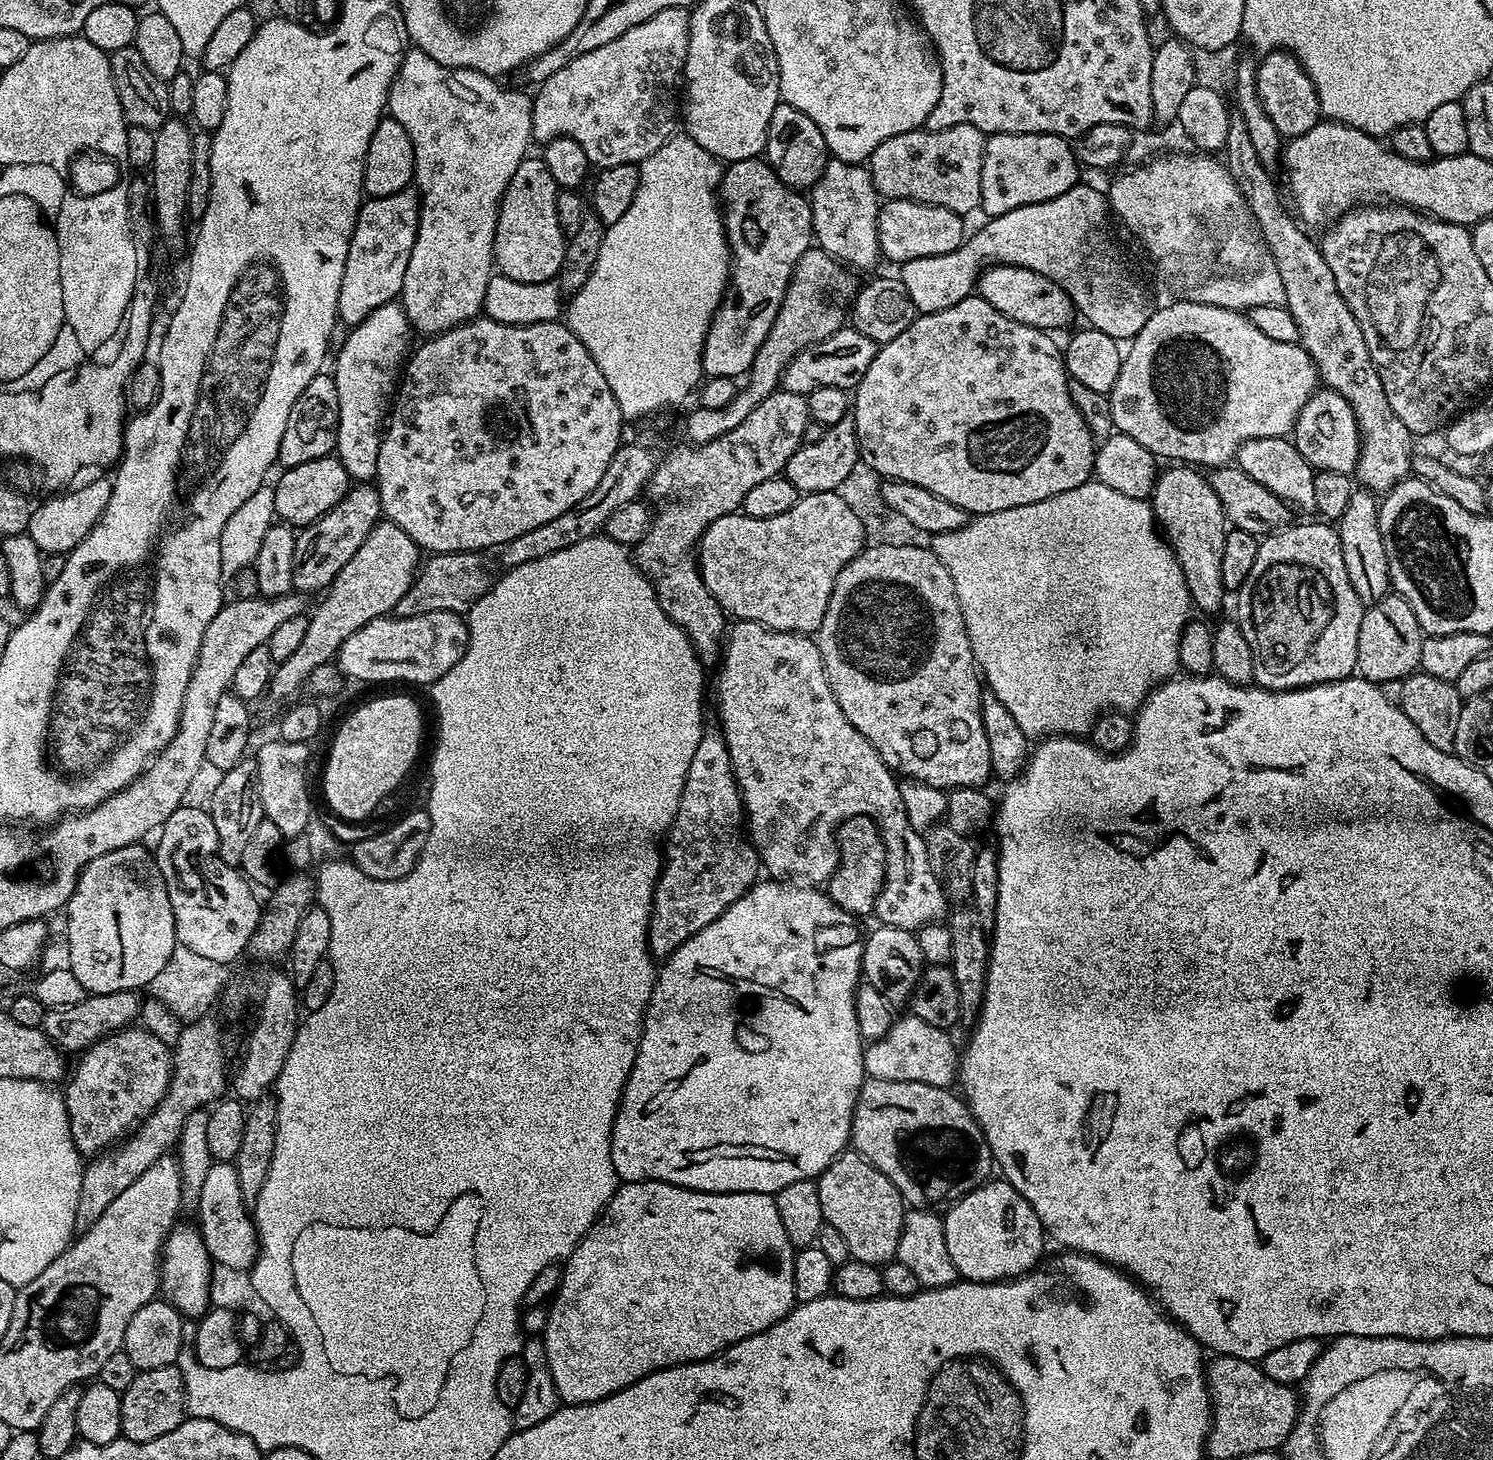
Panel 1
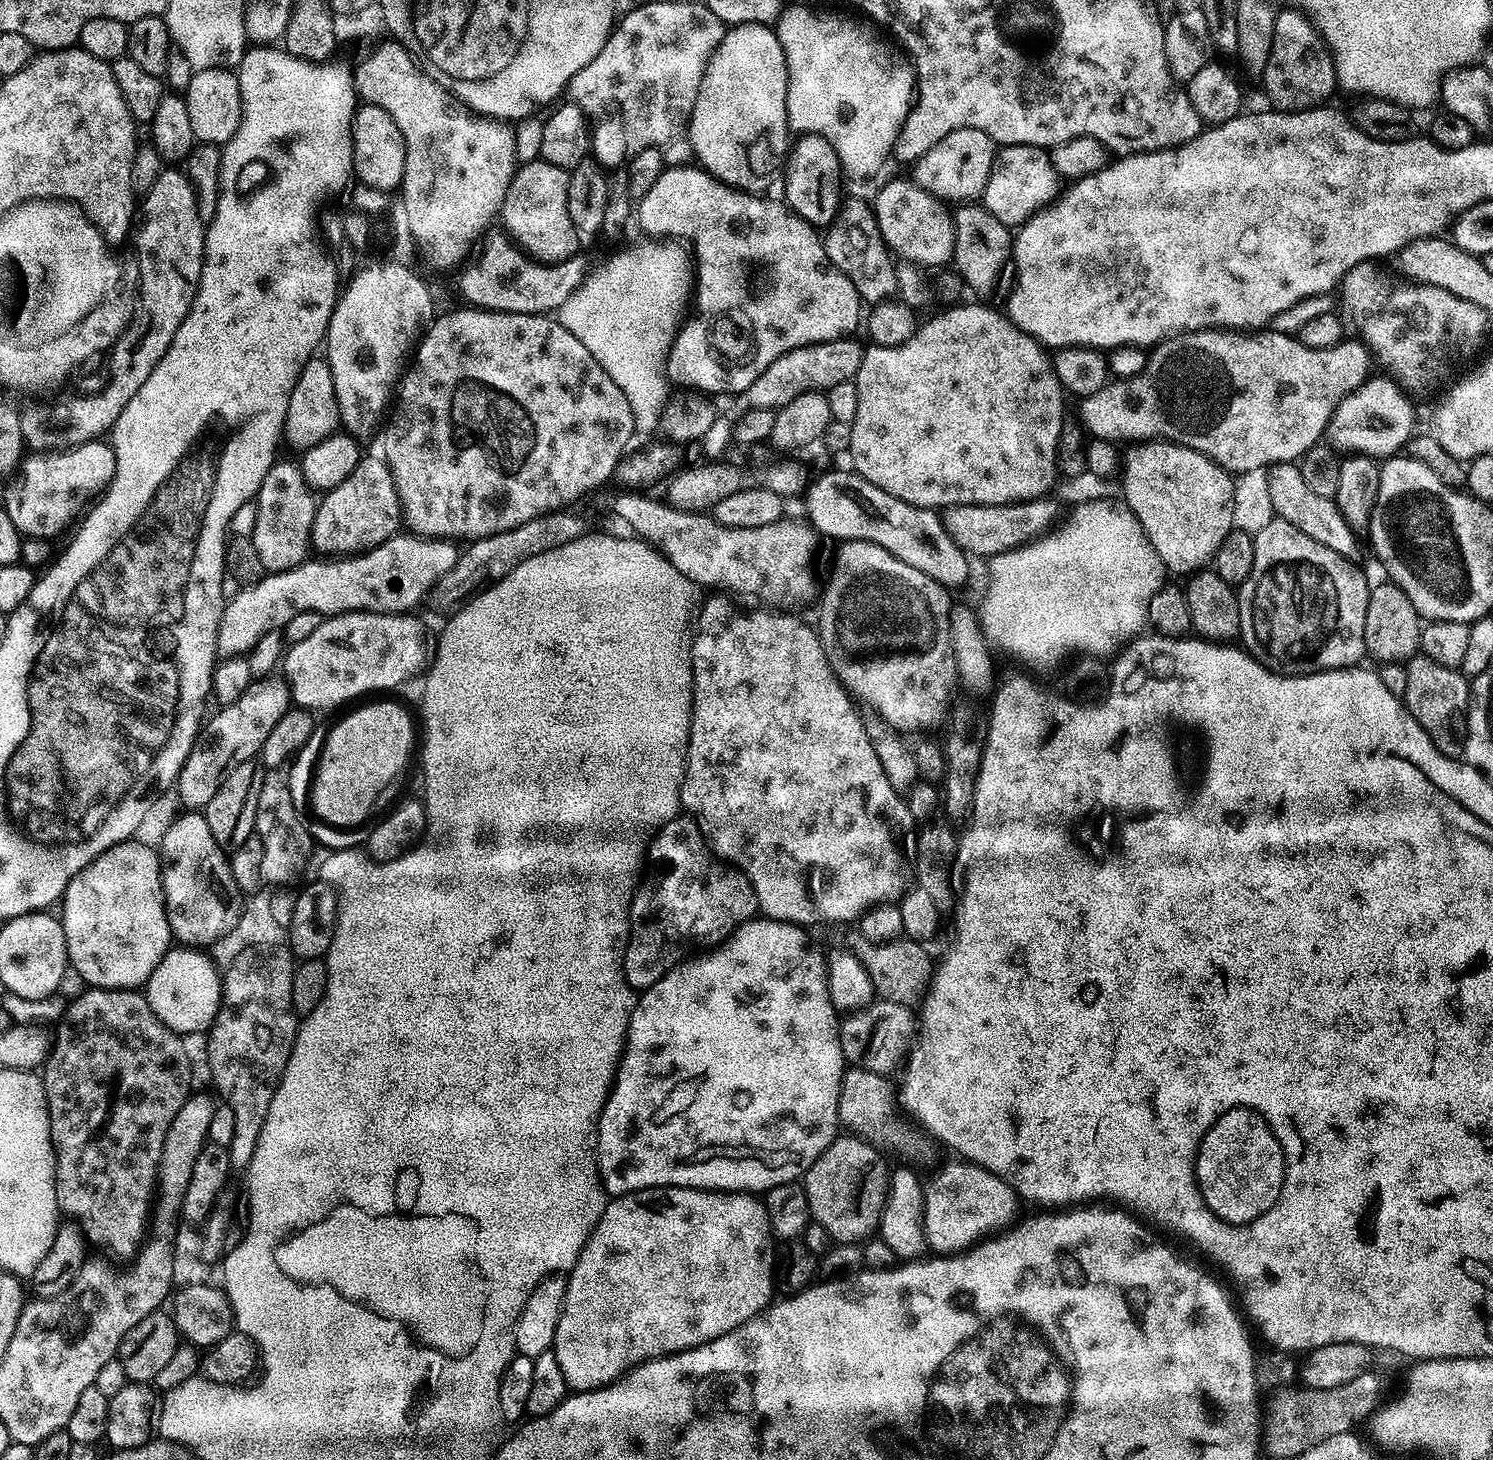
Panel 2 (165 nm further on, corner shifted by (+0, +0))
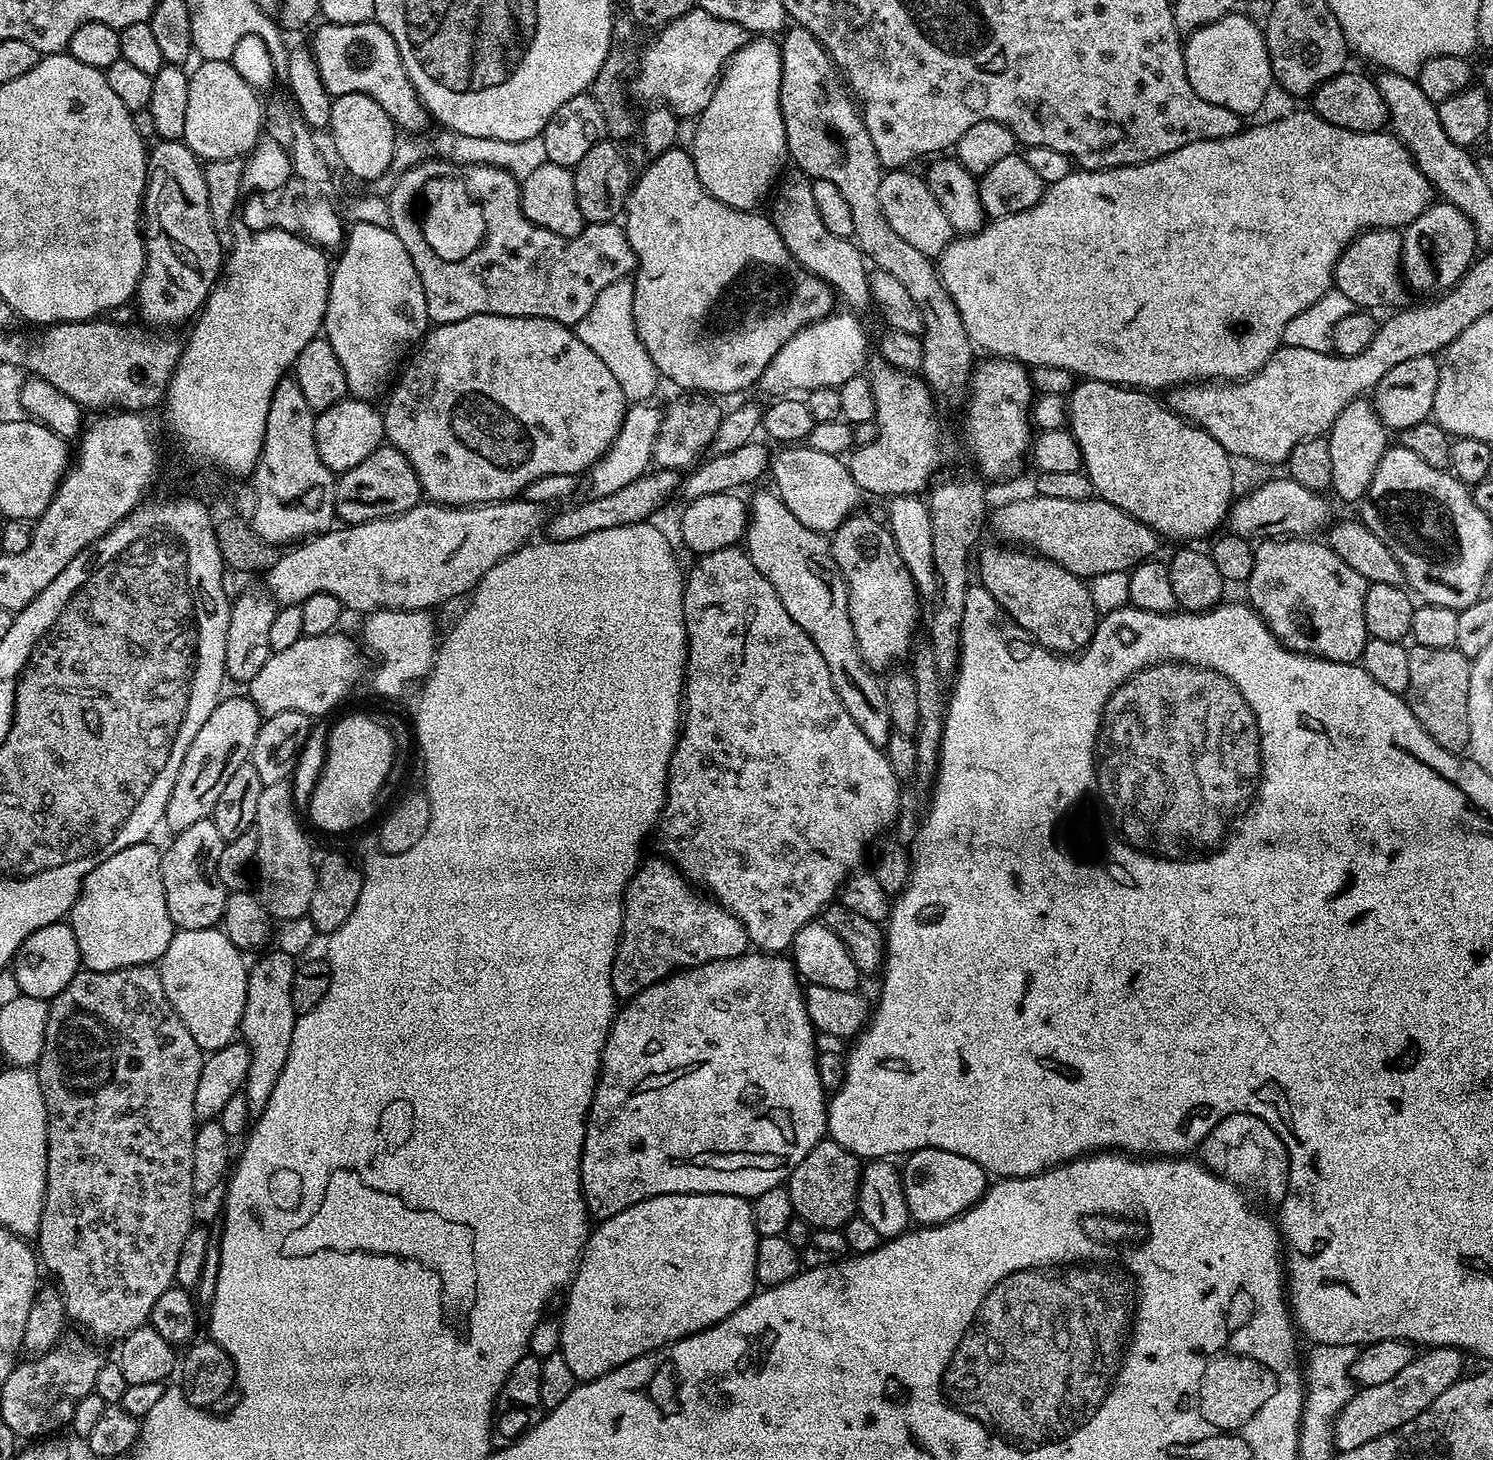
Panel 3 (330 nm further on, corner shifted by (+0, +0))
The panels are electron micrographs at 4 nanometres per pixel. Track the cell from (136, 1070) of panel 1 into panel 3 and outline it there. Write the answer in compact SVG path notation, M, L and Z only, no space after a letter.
M139 964L109 972L81 970L66 986L66 990L59 992L48 1005L46 1038L38 1065L48 1115L46 1190L38 1233L38 1260L43 1271L45 1268L56 1279L53 1281L64 1300L65 1317L71 1323L73 1320L74 1323L88 1328L89 1334L97 1336L100 1340L119 1342L136 1328L145 1327L152 1315L154 1302L158 1302L158 1298L162 1298L162 1294L166 1294L166 1290L176 1284L178 1254L182 1254L182 1242L186 1242L186 1234L192 1232L192 1219L196 1216L194 1138L198 1117L194 1110L194 1094L198 1091L198 1078L202 1074L204 1058L205 1053L198 1046L198 1042L194 1042L190 1030L186 1030L182 1018L178 1018L178 1014L170 1006L166 990L162 990L159 967L151 964Z

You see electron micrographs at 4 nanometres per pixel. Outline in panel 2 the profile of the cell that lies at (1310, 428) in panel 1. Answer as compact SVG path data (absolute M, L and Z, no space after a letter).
M1373 375L1350 395L1344 396L1328 419L1327 443L1341 453L1391 458L1397 455L1414 435L1412 406L1406 400L1408 398L1404 390L1387 375L1379 375Z

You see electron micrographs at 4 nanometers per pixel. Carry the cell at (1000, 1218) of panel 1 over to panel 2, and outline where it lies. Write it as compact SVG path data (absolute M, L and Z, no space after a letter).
M956 1163L960 1164L946 1165L932 1181L927 1181L924 1190L924 1229L929 1249L936 1254L967 1252L981 1241L1004 1232L1017 1219L1018 1197L1015 1190L1005 1180L990 1174L990 1170L980 1167L979 1164Z

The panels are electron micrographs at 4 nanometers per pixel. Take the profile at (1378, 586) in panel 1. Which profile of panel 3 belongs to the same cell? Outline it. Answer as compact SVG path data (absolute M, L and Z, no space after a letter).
M1361 398L1350 402L1342 414L1332 424L1326 434L1330 446L1330 474L1332 475L1331 491L1336 492L1340 500L1363 501L1368 492L1370 482L1374 482L1374 474L1378 470L1378 462L1382 462L1385 452L1390 447L1389 429L1376 416L1376 406L1371 399Z

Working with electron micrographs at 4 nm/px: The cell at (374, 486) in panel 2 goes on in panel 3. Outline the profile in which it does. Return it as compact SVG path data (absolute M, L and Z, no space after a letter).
M382 446L374 450L374 454L370 454L370 458L362 458L358 466L339 473L336 482L336 515L345 525L365 524L371 520L384 520L388 516L400 516L416 507L421 500L420 483L414 474L412 464L406 458L406 454L391 446Z

